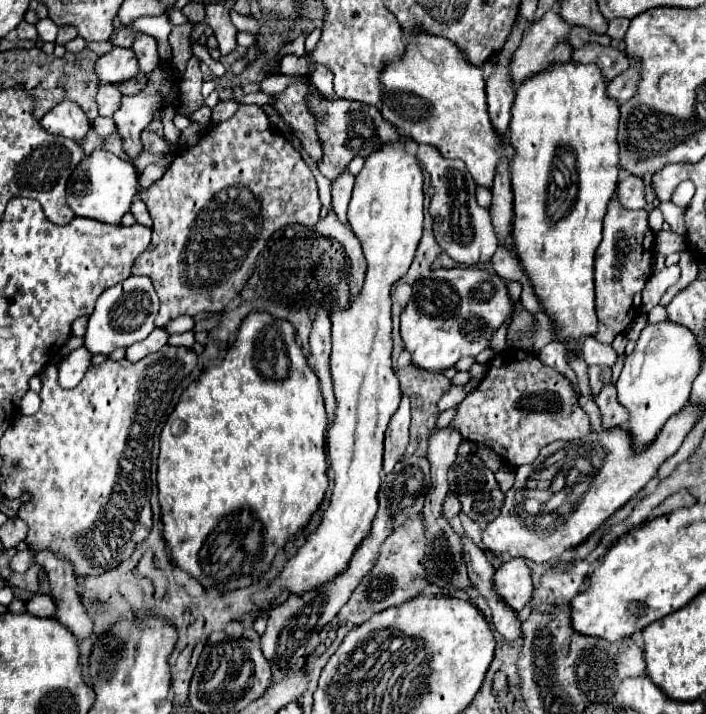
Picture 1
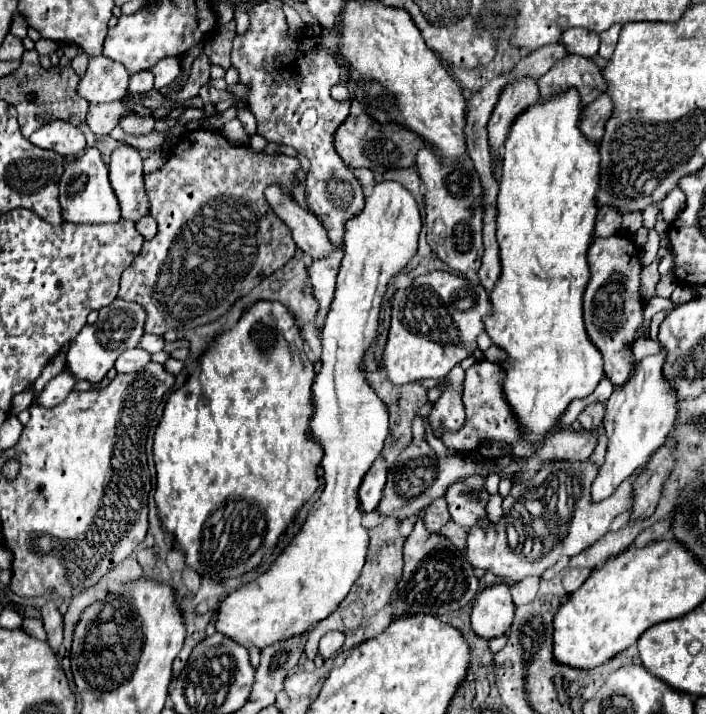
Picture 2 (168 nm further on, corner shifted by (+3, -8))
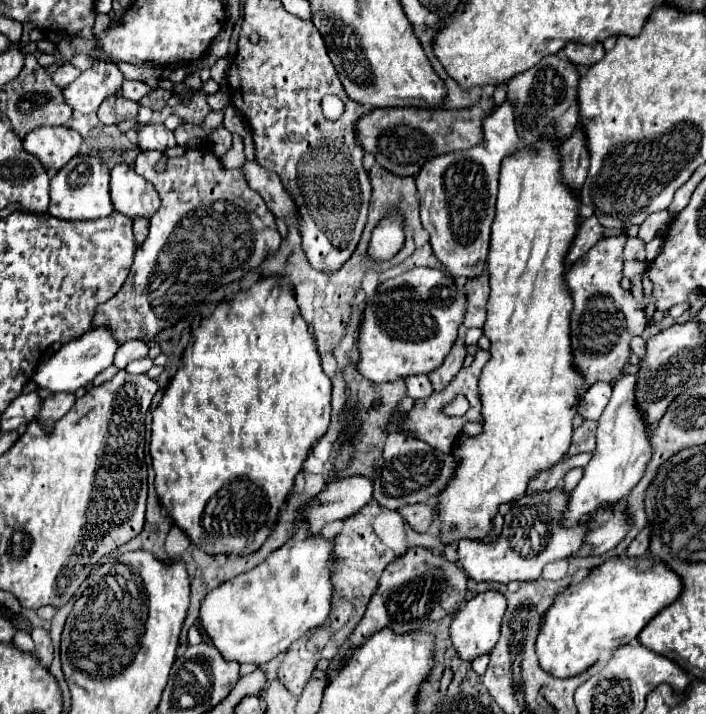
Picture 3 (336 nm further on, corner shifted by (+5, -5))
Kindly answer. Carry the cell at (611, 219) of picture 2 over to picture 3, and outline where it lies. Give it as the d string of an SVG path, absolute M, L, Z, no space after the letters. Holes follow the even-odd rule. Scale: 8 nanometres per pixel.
M590 216L580 224L580 230L576 234L576 240L572 242L572 250L568 252L568 266L576 262L580 256L584 256L600 238L602 238L604 228L600 226L596 216Z

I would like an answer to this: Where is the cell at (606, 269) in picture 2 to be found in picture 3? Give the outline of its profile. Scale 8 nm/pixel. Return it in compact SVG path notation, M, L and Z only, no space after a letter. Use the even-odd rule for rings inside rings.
M626 236L600 238L582 258L578 258L566 272L566 284L572 290L572 350L574 362L586 378L586 388L594 382L616 382L624 368L630 366L630 340L642 336L648 320L628 290L620 286L622 280L622 250Z

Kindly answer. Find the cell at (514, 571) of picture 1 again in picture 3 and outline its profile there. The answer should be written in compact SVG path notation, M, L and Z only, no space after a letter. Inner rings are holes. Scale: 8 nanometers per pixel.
M486 590L480 592L478 596L474 596L472 600L466 602L466 606L454 616L452 626L450 626L450 636L452 636L452 644L456 648L456 652L460 654L460 658L466 660L474 660L480 654L490 652L500 636L500 624L506 612L506 596L496 592L496 590Z

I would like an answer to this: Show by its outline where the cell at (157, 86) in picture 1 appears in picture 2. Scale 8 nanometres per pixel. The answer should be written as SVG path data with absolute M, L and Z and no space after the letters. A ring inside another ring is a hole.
M132 145L114 149L110 161L110 181L124 219L138 221L150 213L150 201L144 189L142 157Z

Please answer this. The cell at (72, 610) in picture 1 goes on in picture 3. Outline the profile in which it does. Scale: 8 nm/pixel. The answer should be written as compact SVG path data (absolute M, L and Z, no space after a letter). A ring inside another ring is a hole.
M34 628L32 630L32 640L36 644L36 656L40 660L42 666L50 666L52 664L52 638L50 638L50 632L44 630L44 628Z

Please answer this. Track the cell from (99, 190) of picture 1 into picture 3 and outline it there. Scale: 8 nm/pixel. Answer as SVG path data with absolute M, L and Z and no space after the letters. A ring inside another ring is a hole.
M76 156L68 162L68 166L64 166L64 170L58 170L58 174L50 180L50 208L48 208L48 212L56 218L62 218L62 220L96 220L96 218L104 218L106 214L114 212L114 206L110 202L108 182L110 182L110 170L100 158Z

